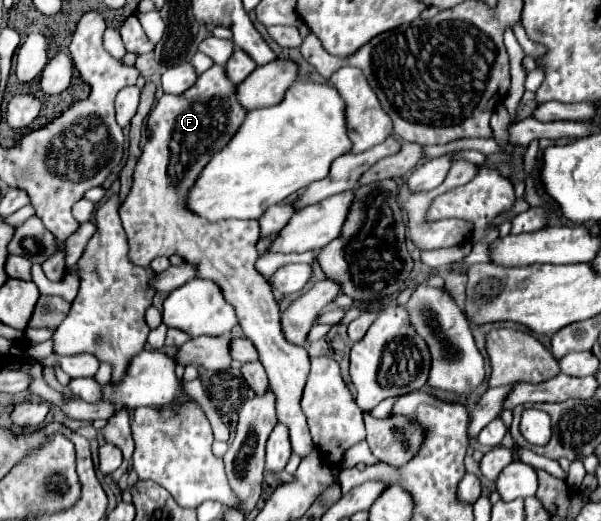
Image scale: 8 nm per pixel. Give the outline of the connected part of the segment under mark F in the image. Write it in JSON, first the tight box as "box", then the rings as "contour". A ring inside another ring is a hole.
{"box":[120,65,315,457],"contour":[[[214,65],[206,73],[202,73],[198,77],[198,81],[186,93],[182,93],[182,95],[162,95],[158,99],[158,103],[154,105],[154,109],[150,111],[148,119],[146,119],[146,129],[148,129],[146,145],[142,149],[138,163],[136,163],[128,197],[124,199],[124,203],[120,207],[120,219],[122,219],[122,227],[126,231],[128,245],[130,245],[128,259],[134,265],[148,269],[150,261],[156,259],[156,257],[180,255],[186,263],[196,267],[196,277],[210,279],[210,281],[218,283],[224,299],[236,311],[238,325],[242,327],[244,337],[254,343],[254,347],[258,351],[258,361],[266,369],[266,375],[270,379],[270,387],[276,395],[278,421],[284,423],[290,429],[292,451],[298,453],[300,457],[304,457],[315,448],[312,439],[310,439],[306,417],[300,409],[300,397],[302,397],[302,389],[304,389],[304,383],[306,383],[306,377],[308,377],[308,371],[310,371],[310,359],[308,359],[308,353],[306,353],[304,347],[292,345],[282,335],[278,303],[272,295],[270,285],[264,281],[264,277],[254,267],[256,259],[260,257],[258,251],[256,251],[256,239],[258,239],[258,233],[260,233],[258,221],[228,219],[228,221],[220,221],[220,223],[206,223],[204,219],[192,215],[186,209],[186,203],[184,203],[188,189],[194,185],[194,179],[200,175],[200,171],[210,161],[210,157],[214,153],[218,153],[232,139],[232,135],[242,125],[244,117],[246,117],[246,111],[236,101],[236,87],[228,81],[224,67],[220,67],[220,65]]]}

